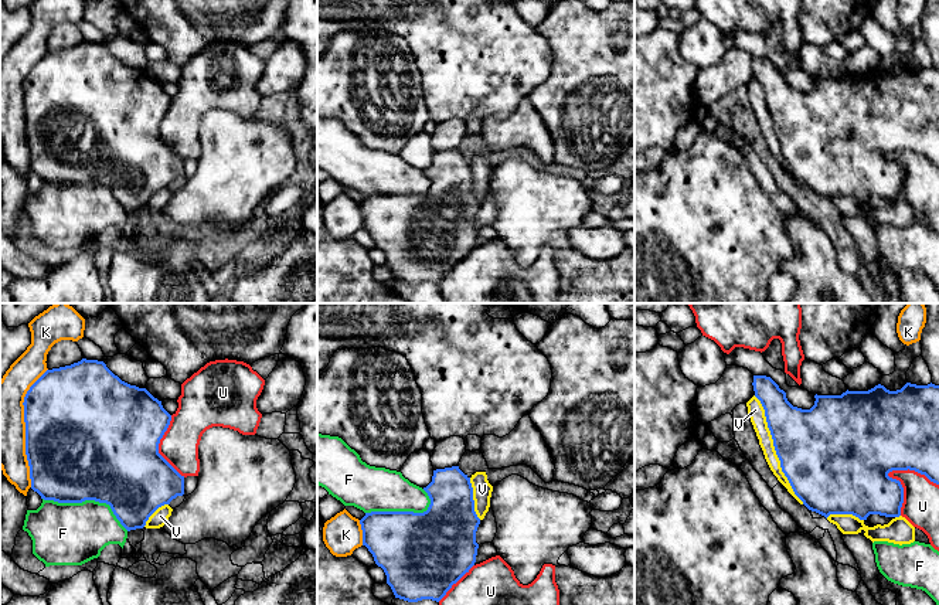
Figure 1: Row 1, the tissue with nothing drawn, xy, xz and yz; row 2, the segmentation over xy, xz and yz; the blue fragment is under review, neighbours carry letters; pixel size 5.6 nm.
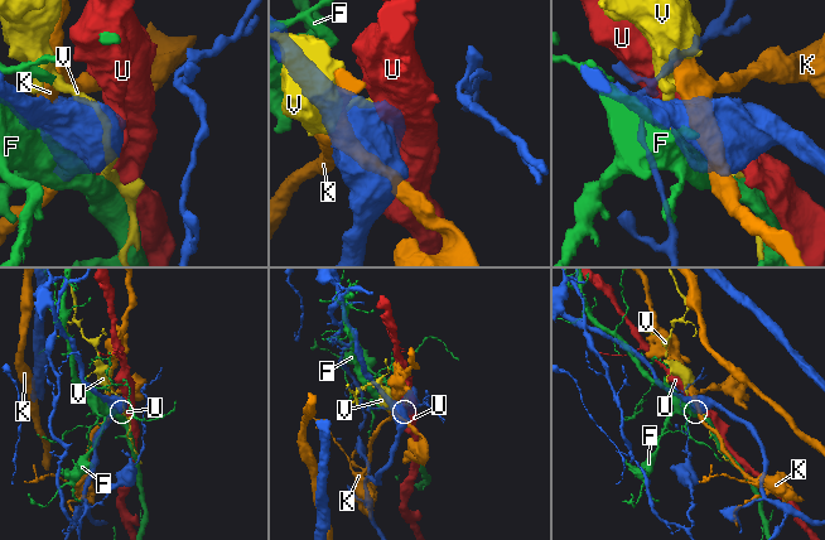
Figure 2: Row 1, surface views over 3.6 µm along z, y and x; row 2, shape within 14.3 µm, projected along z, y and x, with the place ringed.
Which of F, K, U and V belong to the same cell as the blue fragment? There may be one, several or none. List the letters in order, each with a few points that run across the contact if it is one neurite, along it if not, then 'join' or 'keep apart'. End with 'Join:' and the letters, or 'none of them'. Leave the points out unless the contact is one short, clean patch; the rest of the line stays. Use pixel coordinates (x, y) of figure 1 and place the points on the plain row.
F: keep apart
K: keep apart
U: keep apart
V: join
Join: V

